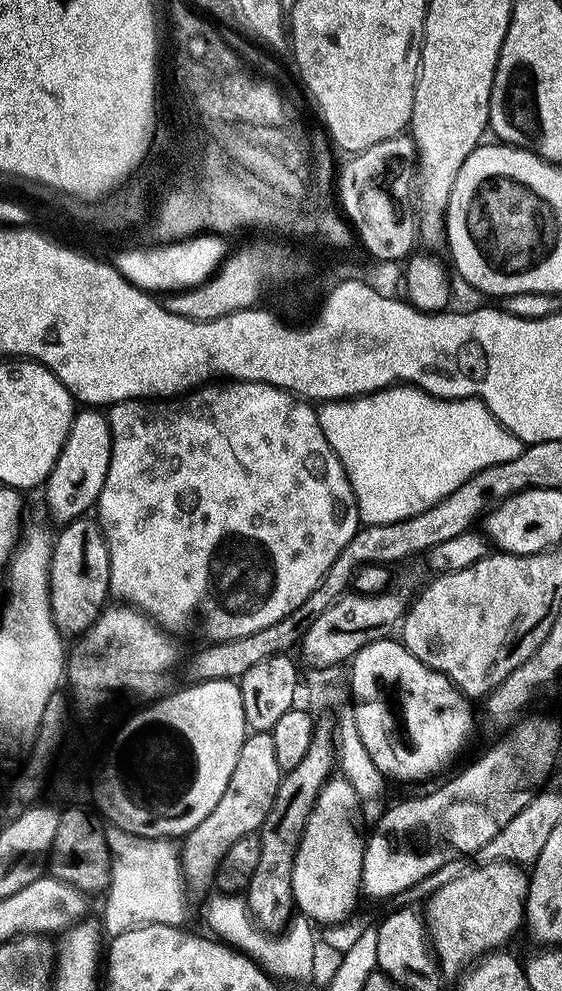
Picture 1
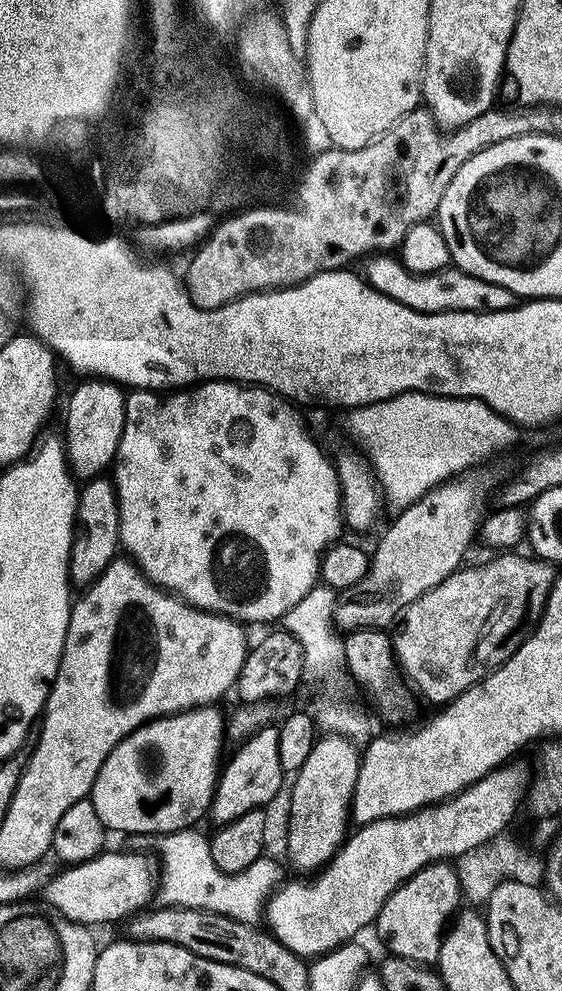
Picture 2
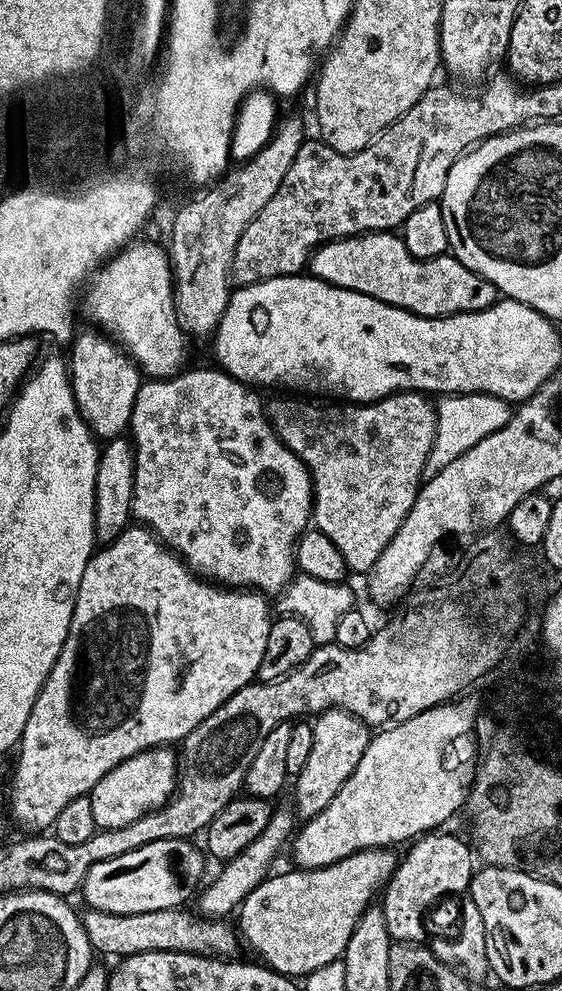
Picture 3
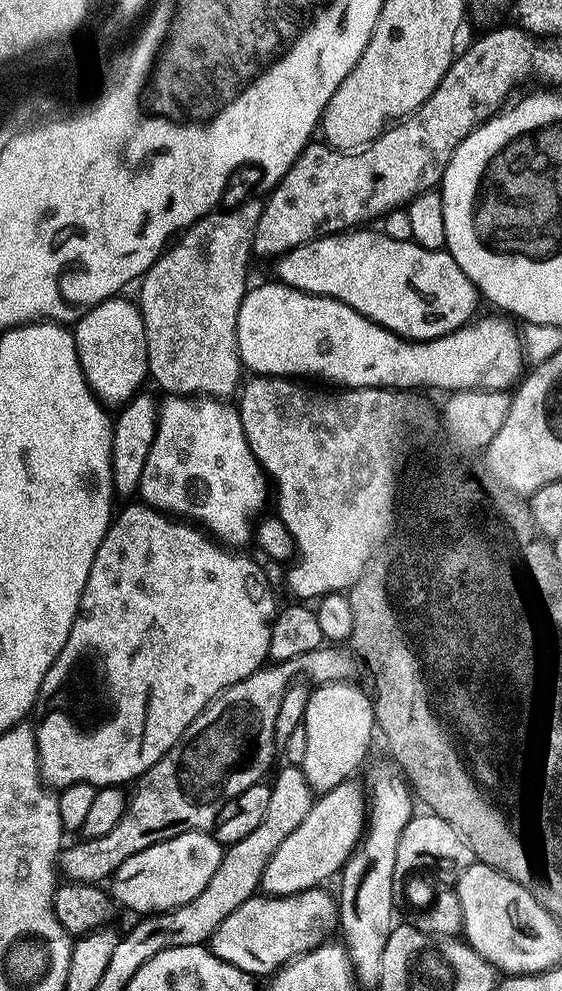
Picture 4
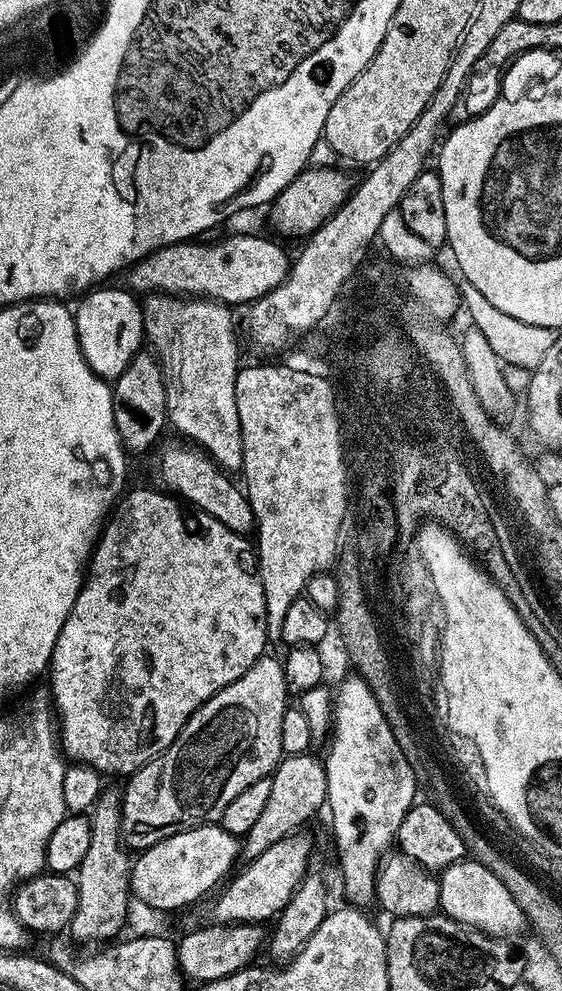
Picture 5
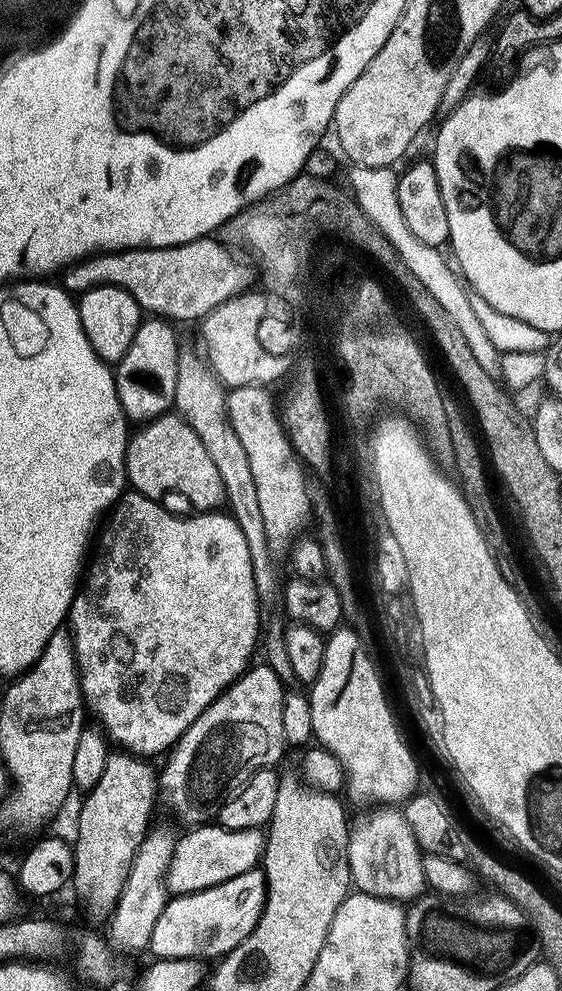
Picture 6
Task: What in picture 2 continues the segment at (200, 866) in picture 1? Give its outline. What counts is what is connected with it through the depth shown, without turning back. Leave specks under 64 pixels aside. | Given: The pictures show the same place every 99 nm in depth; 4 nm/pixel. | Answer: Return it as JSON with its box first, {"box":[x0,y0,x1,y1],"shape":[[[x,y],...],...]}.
{"box":[210,726,286,826],"shape":[[[265,726],[254,736],[248,737],[239,745],[240,750],[233,756],[232,761],[227,761],[223,770],[219,773],[218,783],[213,795],[210,818],[212,816],[214,824],[223,826],[230,821],[241,817],[242,814],[257,811],[261,806],[272,801],[280,792],[286,773],[282,770],[282,762],[278,762],[278,727]]]}

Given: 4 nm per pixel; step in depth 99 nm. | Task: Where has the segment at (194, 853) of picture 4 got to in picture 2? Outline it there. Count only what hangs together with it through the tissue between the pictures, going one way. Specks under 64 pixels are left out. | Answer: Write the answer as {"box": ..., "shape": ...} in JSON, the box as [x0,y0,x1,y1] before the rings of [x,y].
{"box":[42,850,158,926],"shape":[[[105,850],[92,860],[65,867],[65,872],[57,871],[44,885],[42,897],[55,915],[64,916],[75,924],[93,926],[108,924],[123,916],[131,917],[147,909],[148,899],[157,895],[158,864],[153,857],[152,860],[140,852]]]}

